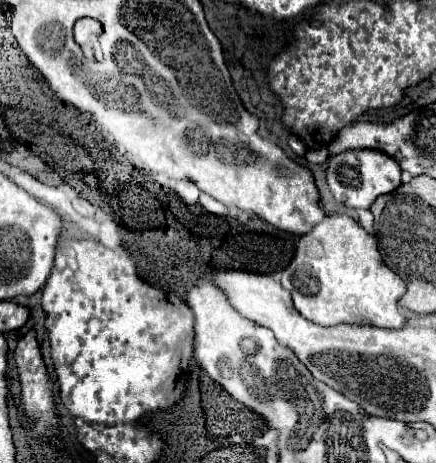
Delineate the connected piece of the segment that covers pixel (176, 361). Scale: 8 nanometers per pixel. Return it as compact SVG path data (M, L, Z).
M60 240L56 246L56 258L54 258L54 268L44 284L42 290L42 308L46 312L46 330L48 330L48 338L50 338L50 348L52 348L52 362L56 368L56 376L58 376L58 388L60 388L60 400L62 404L76 416L82 418L86 422L92 424L108 424L108 426L116 426L116 424L132 424L136 422L144 412L158 412L158 410L166 410L170 406L174 406L182 394L184 394L184 386L188 380L188 370L190 370L190 358L194 354L194 316L188 308L188 304L178 298L176 294L168 294L160 288L150 286L148 282L144 282L136 268L134 262L120 250L110 250L106 246L102 246L100 242L94 240Z

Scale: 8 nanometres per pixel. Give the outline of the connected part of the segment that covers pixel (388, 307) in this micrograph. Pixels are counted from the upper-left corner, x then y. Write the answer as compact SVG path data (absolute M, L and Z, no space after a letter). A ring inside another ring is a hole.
M328 214L312 232L300 238L294 260L288 268L282 270L282 286L292 294L294 308L310 322L320 326L336 326L336 324L373 325L378 328L402 328L406 324L406 316L400 312L398 300L406 292L404 280L390 270L382 254L378 252L376 238L370 236L356 220L346 214Z

